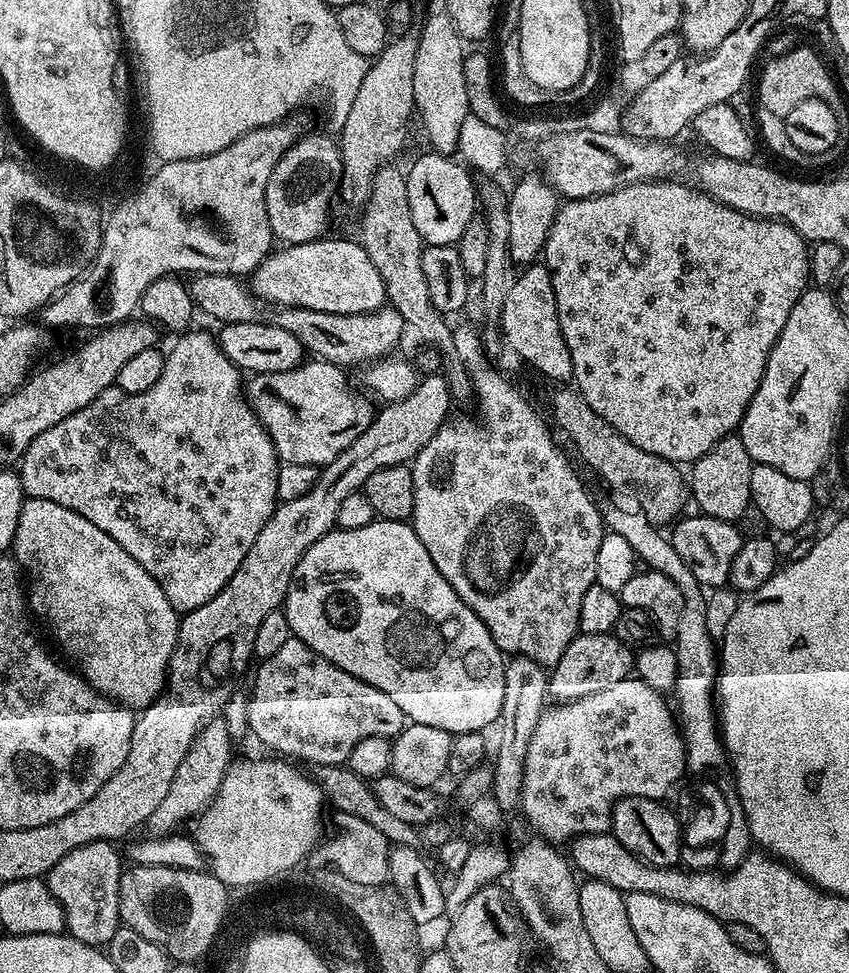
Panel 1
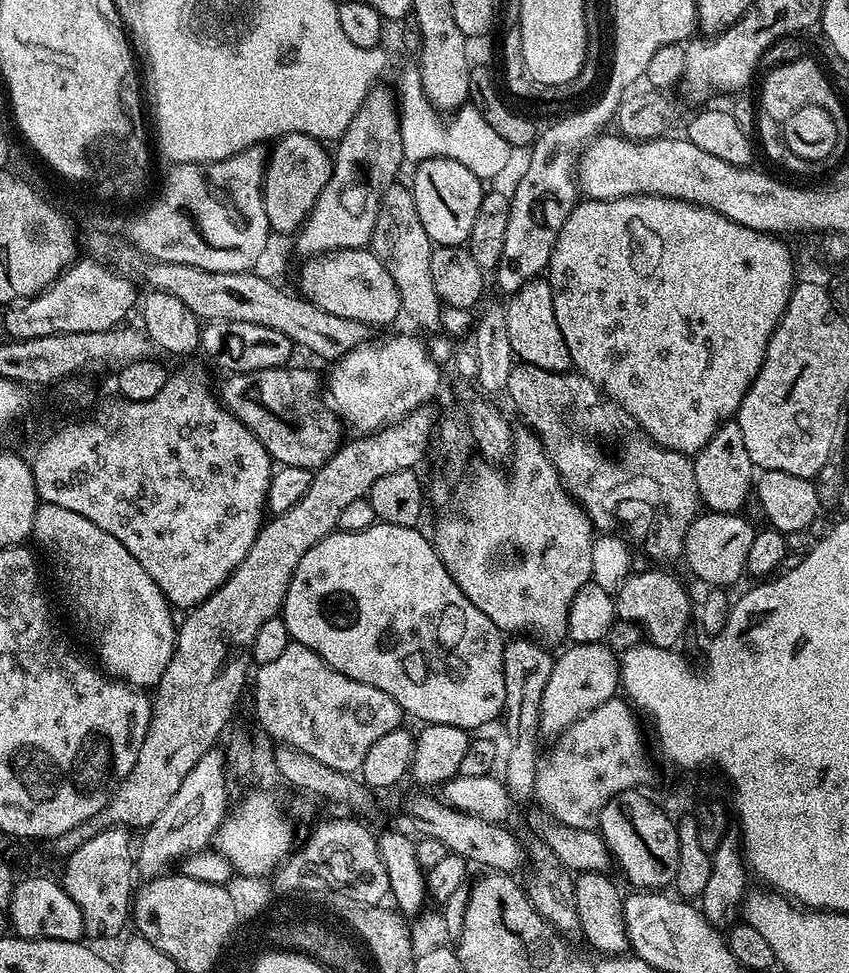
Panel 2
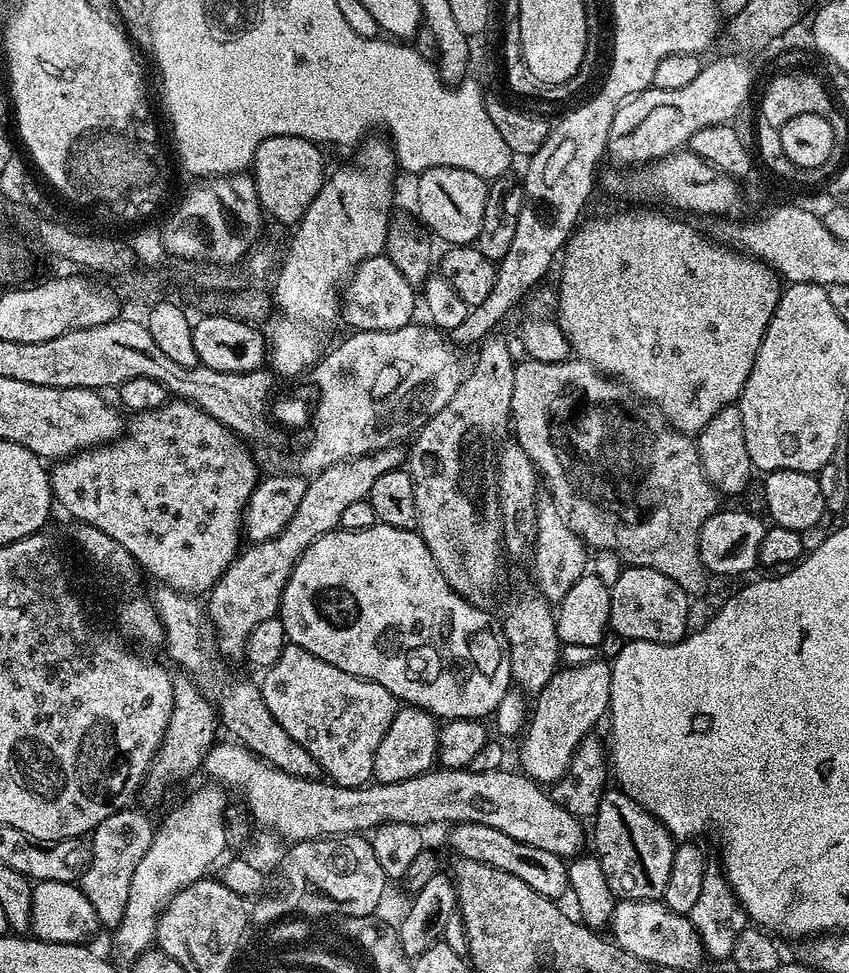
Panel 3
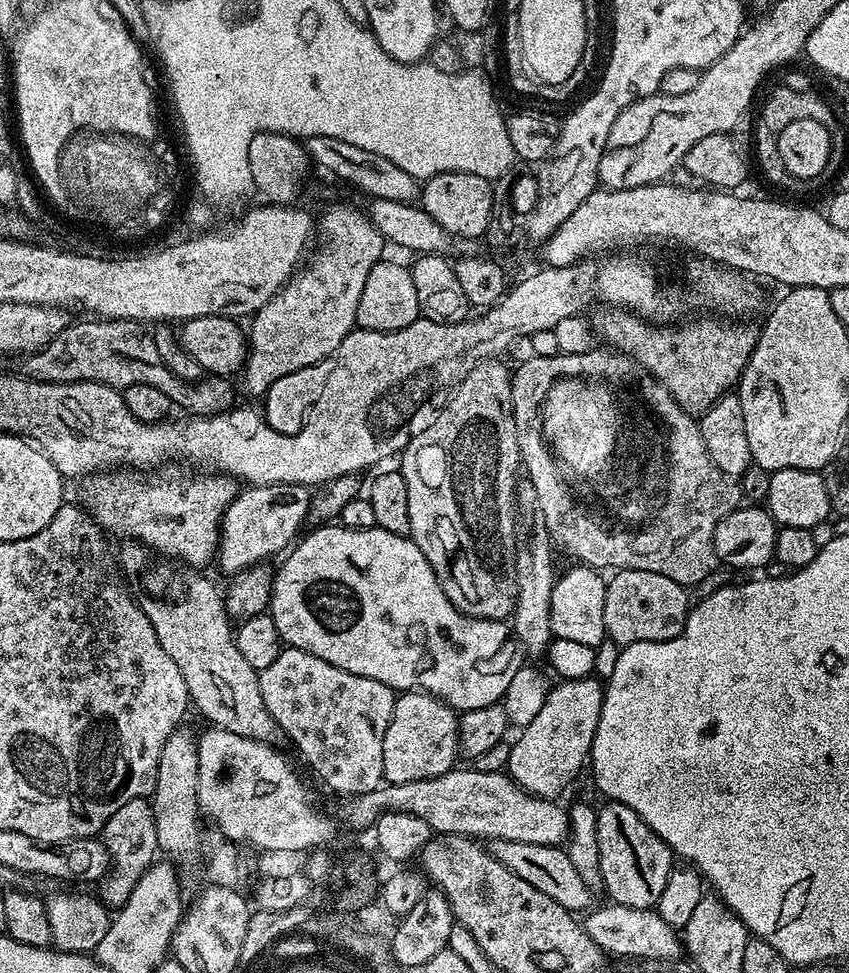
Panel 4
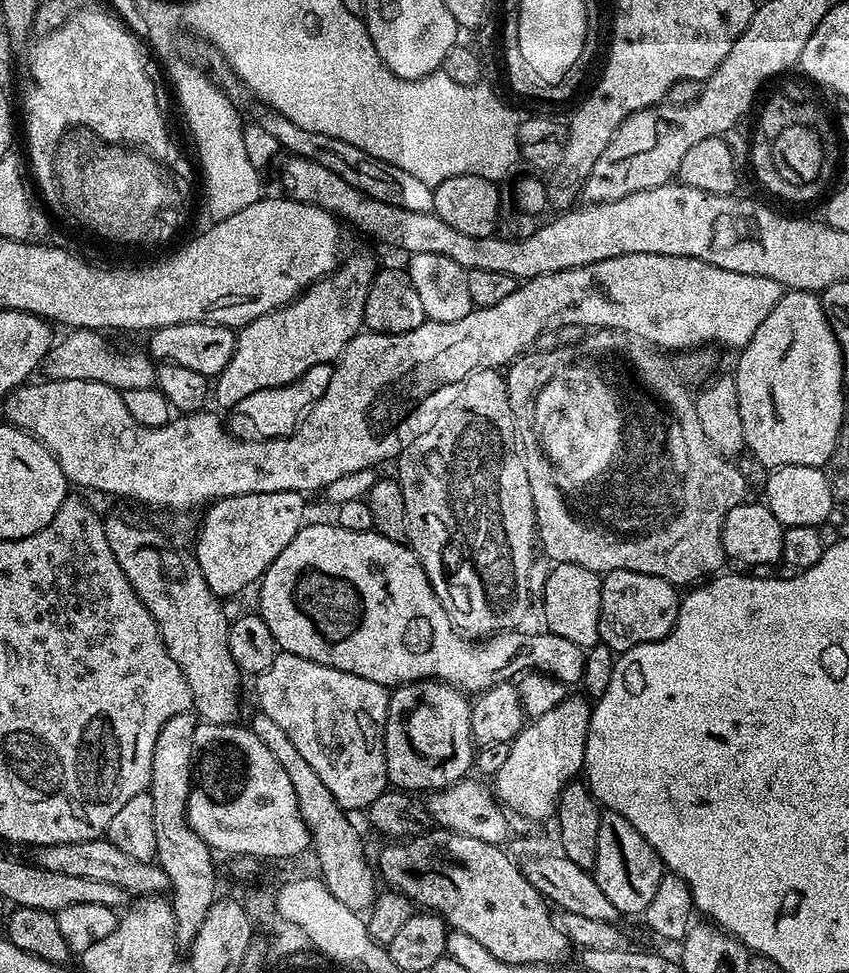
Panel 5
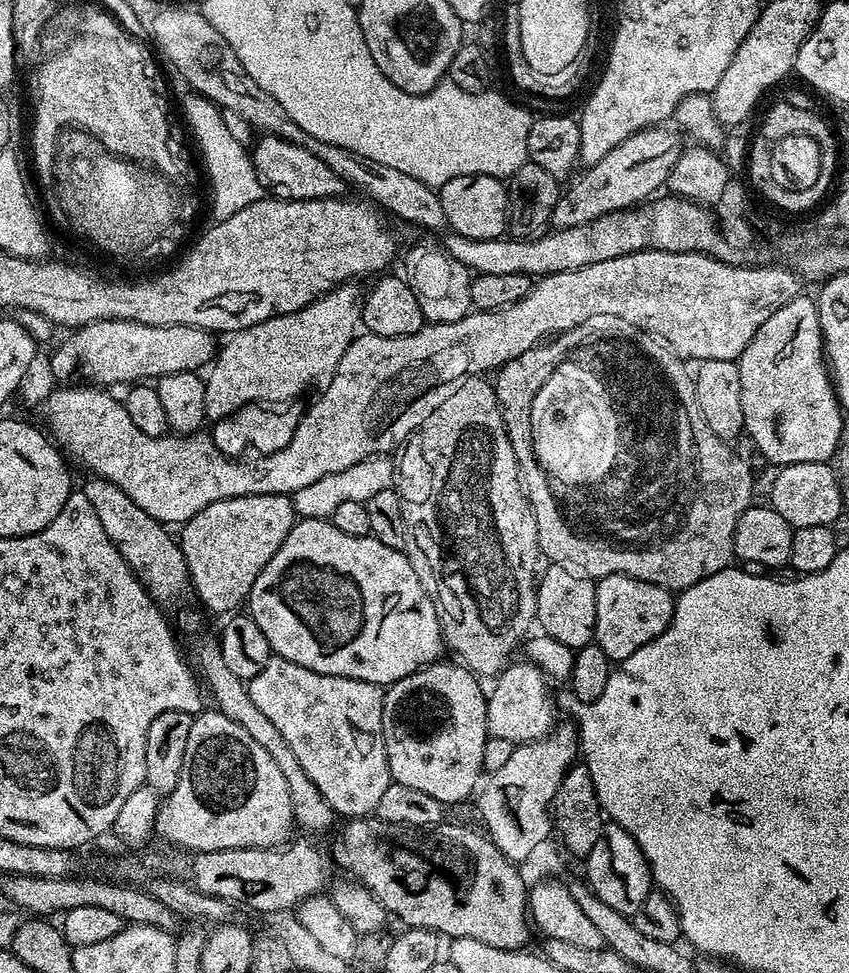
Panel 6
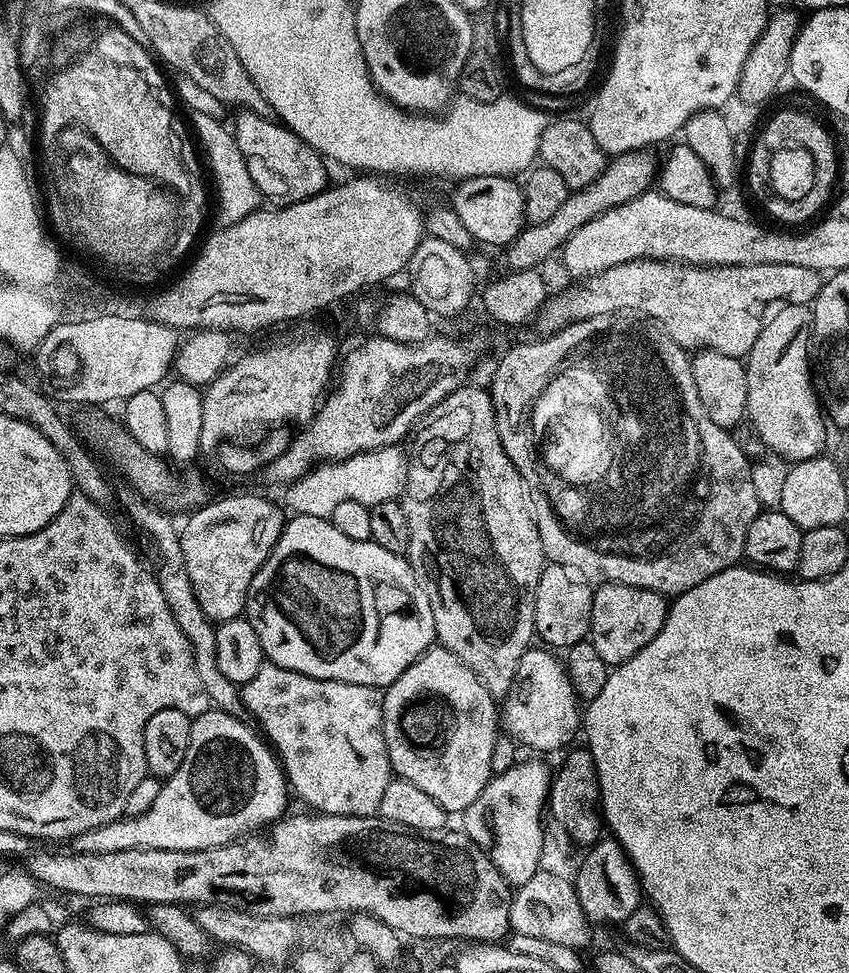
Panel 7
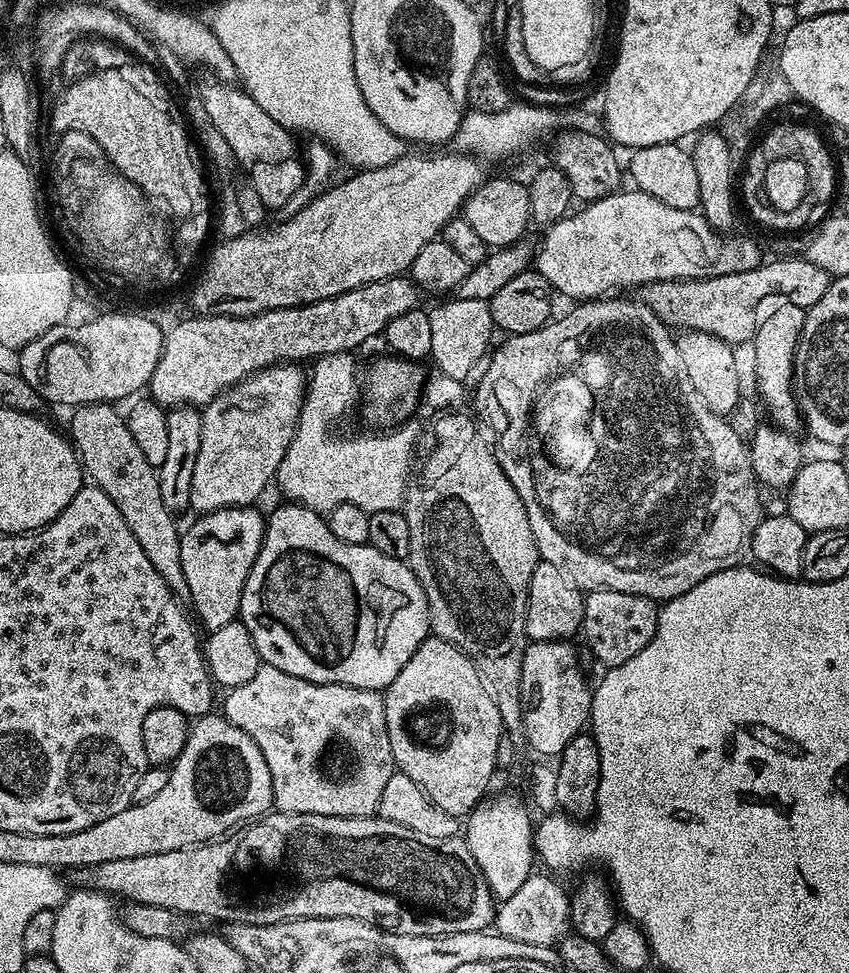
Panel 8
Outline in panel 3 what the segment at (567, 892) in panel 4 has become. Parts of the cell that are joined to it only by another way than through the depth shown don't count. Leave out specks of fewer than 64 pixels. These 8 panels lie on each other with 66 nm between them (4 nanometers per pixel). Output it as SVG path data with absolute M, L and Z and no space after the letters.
M450 824L447 826L428 826L423 829L425 841L436 844L449 844L456 854L464 860L482 862L486 866L494 866L494 870L506 870L506 874L514 874L514 878L522 878L526 886L538 890L538 894L559 901L560 895L569 891L568 866L565 857L550 854L550 850L538 850L538 846L526 846L526 842L518 842L518 838L510 838L510 834L502 834L502 830L494 830L494 826L481 824Z

